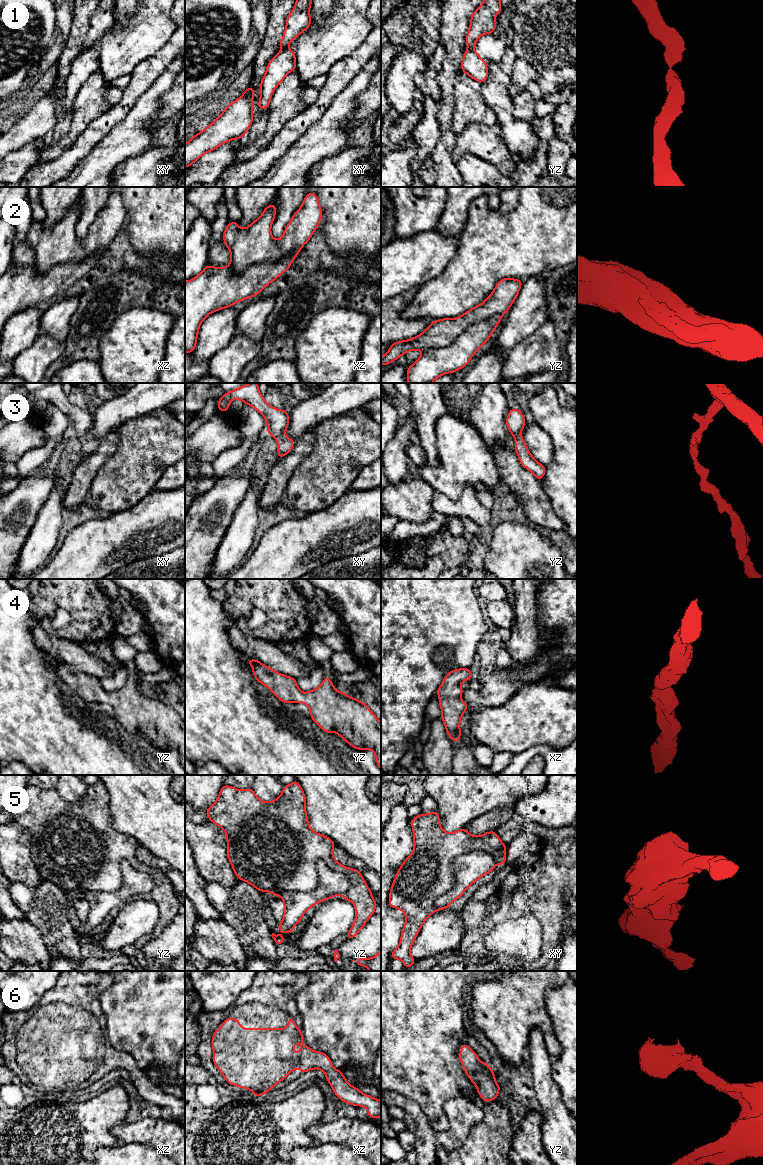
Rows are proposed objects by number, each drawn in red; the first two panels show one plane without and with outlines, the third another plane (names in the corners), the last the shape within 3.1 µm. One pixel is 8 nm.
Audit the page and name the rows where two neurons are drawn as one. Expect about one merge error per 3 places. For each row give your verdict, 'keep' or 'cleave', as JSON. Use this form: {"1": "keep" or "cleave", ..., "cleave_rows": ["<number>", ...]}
{"1": "cleave", "2": "cleave", "3": "keep", "4": "keep", "5": "cleave", "6": "keep", "cleave_rows": ["1", "2", "5"]}

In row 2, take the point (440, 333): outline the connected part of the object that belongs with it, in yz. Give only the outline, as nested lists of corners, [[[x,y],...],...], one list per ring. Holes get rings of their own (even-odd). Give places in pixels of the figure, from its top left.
[[[514,278],[501,279],[484,302],[461,316],[432,321],[418,336],[391,344],[387,353],[381,357],[381,365],[390,364],[412,350],[426,351],[449,346],[470,326],[507,313],[517,298],[522,283],[523,280]]]

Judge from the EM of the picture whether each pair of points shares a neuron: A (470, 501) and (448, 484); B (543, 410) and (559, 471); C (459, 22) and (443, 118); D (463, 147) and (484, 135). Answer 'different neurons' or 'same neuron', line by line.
A: different neurons
B: same neuron
C: same neuron
D: same neuron

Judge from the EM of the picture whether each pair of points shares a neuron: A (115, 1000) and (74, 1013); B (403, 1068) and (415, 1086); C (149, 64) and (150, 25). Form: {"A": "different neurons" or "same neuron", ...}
{"A": "different neurons", "B": "same neuron", "C": "different neurons"}

